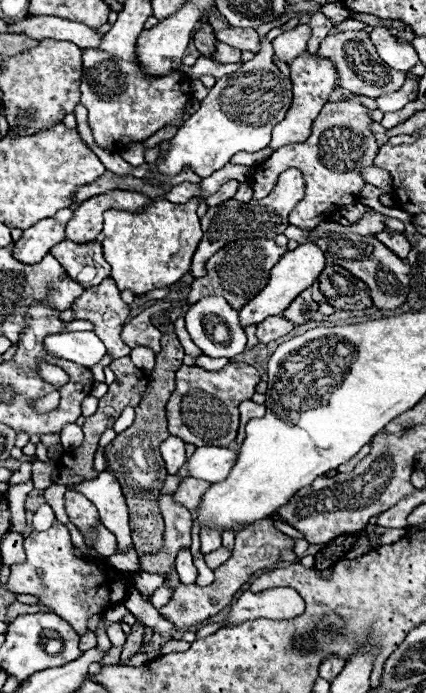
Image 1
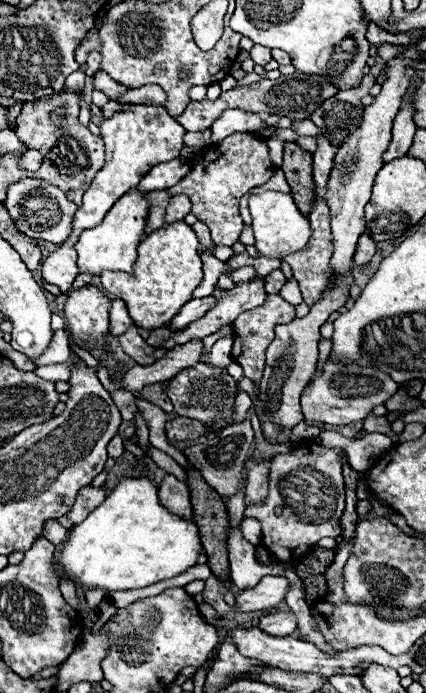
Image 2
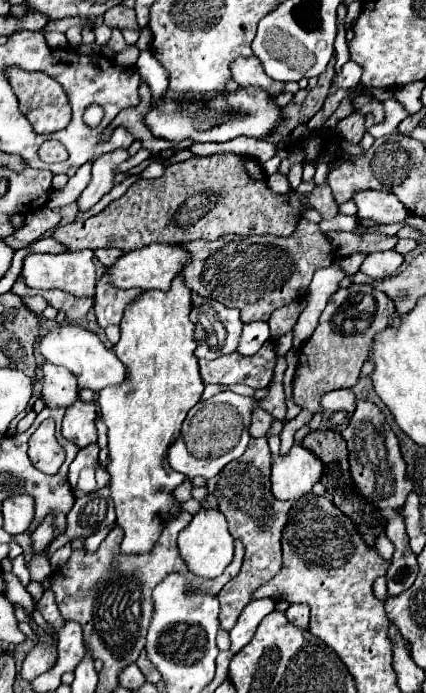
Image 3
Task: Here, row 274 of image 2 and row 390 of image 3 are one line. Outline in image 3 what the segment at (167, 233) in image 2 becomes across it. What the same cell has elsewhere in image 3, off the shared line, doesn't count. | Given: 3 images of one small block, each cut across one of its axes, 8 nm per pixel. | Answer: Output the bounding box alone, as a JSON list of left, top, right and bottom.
[98,274,204,554]

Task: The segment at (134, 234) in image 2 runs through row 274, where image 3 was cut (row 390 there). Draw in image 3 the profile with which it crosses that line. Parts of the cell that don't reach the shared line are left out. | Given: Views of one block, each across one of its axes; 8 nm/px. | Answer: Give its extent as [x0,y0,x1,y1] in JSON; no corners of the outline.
[40,324,128,392]

